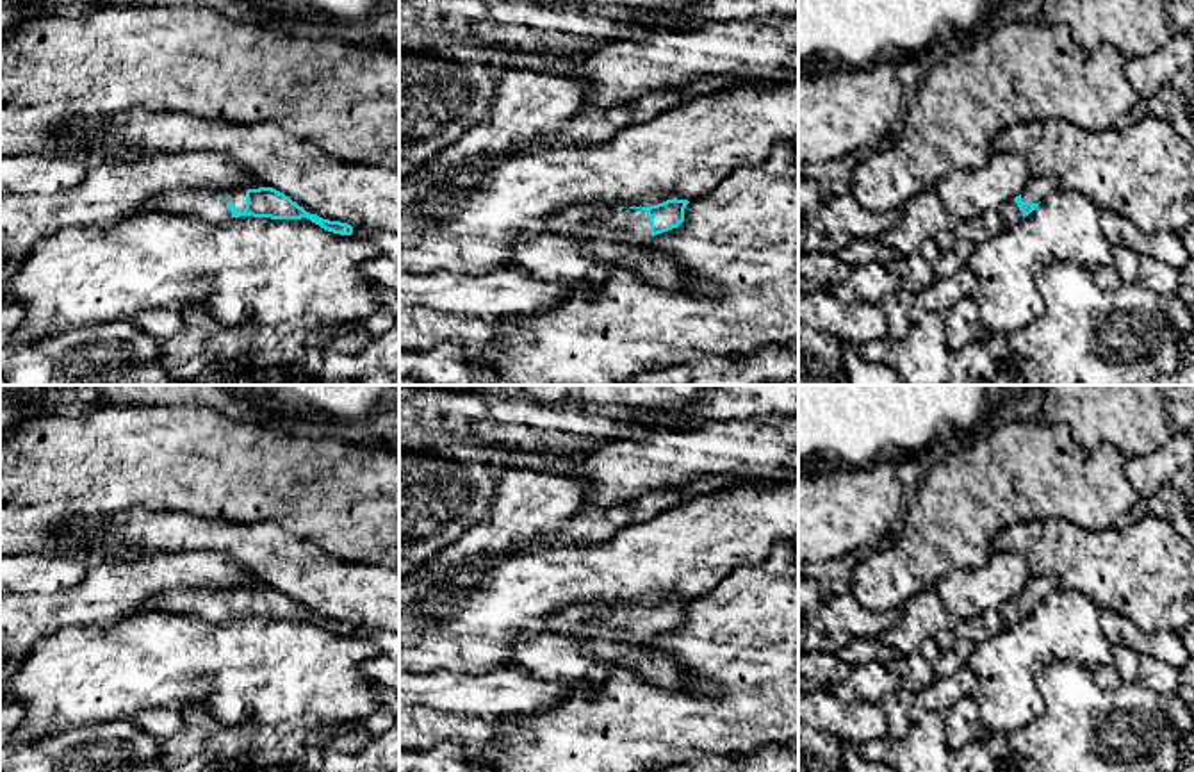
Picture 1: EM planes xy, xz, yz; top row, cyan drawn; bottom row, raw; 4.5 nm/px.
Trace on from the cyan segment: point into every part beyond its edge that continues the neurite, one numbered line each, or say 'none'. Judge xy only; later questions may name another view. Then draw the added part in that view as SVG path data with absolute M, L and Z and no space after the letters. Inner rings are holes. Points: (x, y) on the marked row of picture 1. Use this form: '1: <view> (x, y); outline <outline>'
1: xy (204, 204); outline M175 189L160 196L155 196L144 203L144 210L162 210L175 214L194 214L205 221L223 223L232 218L226 203L233 201L241 212L246 209L244 189L212 189L212 191L192 191Z

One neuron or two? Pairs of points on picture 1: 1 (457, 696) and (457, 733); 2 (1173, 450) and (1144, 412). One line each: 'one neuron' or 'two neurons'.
1: two neurons
2: two neurons

